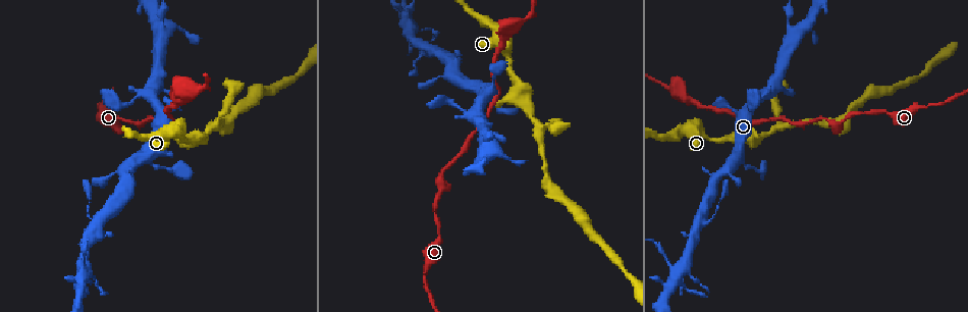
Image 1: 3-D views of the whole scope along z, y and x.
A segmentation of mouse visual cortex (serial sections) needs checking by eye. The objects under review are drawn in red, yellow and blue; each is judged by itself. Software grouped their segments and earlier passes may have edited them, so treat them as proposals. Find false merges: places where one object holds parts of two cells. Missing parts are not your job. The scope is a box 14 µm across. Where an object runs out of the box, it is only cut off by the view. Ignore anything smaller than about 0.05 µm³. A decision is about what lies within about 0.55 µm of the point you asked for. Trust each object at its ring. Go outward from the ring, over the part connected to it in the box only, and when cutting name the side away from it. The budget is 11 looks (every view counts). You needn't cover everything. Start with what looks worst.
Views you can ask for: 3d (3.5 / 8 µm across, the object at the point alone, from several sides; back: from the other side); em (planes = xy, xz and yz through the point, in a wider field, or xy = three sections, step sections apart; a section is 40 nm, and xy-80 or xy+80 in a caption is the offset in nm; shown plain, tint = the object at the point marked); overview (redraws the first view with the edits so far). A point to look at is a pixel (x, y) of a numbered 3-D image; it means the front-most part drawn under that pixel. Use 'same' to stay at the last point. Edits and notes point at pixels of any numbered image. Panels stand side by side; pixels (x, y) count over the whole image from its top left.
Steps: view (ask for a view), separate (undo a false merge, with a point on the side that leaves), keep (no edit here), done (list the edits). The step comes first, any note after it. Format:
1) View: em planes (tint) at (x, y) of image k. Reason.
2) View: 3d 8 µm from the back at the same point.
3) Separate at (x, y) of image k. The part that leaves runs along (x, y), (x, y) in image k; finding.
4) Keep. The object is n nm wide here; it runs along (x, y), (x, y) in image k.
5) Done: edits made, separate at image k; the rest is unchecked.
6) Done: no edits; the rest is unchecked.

View: 3d 3.5 µm from the back at (124, 168) of image 1.

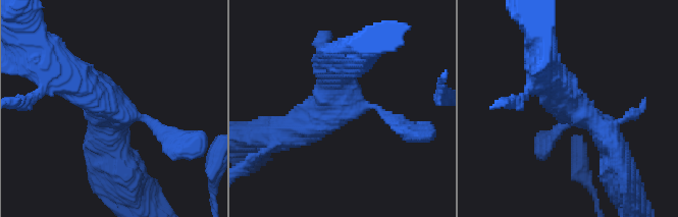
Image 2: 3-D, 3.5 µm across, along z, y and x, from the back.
View: em xy step 3 (tint) at (339, 99) of image 2. 4 arms meet here; the arms are 150, 150, 450, 500 nm wide.

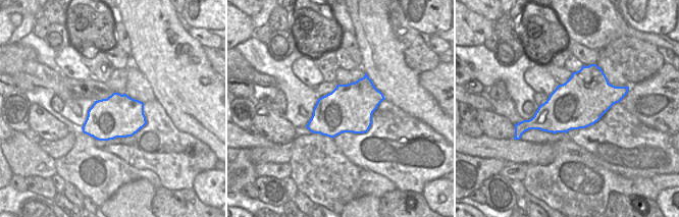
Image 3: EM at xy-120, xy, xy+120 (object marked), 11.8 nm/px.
Keep. It runs along (542, 75), (601, 128), (616, 163) in image 2; one cell here.

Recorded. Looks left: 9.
View: 3d 3.5 µm from the back at (835, 125) of image 1. Sharp bend.

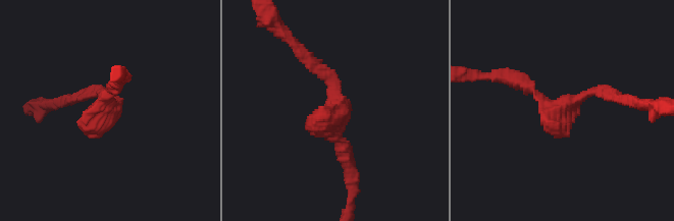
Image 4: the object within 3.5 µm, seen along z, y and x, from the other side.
Keep. It runs along (350, 162), (331, 133), (334, 84), (309, 60) in image 4; one cell here.

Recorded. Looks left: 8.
View: 3d 3.5 µm from the back at (921, 107) of image 1. Sudden change in width.

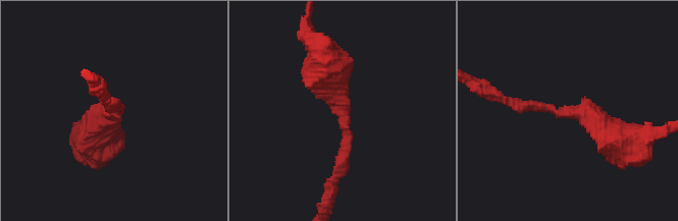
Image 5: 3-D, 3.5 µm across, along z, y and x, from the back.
View: em xy step 2 (tint) at (562, 114) of image 5. The arms are 200, 400 nm wide; shape alone is not enough.

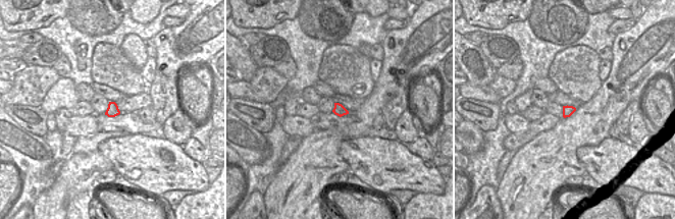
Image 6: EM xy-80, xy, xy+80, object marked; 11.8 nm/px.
Keep. The object is 140 nm wide here; it runs along (619, 142), (587, 114), (504, 101) in image 5; continuous, no second cell.

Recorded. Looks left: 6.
View: 3d 8 µm from the back at (511, 30) of image 1. Calibre changes.

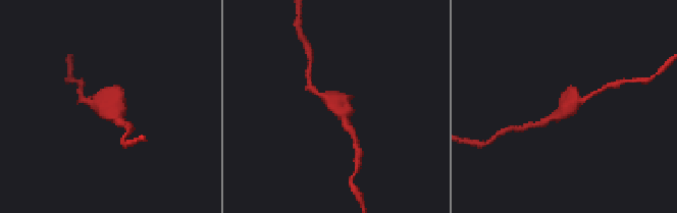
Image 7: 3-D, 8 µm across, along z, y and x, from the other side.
View: em xy step 2 (tint) at (337, 107) of image 7. Need the tissue.

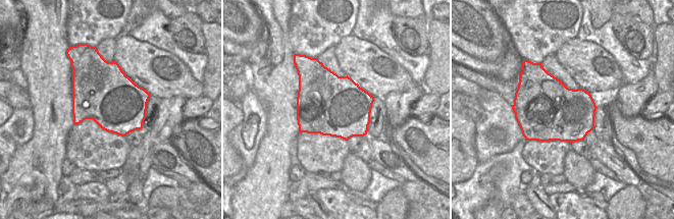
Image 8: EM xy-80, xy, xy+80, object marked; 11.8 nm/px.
Keep. It runs along (348, 125), (336, 104), (313, 89) in image 7; all the same cell.

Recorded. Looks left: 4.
Done: no edits; the rest is unchecked.

